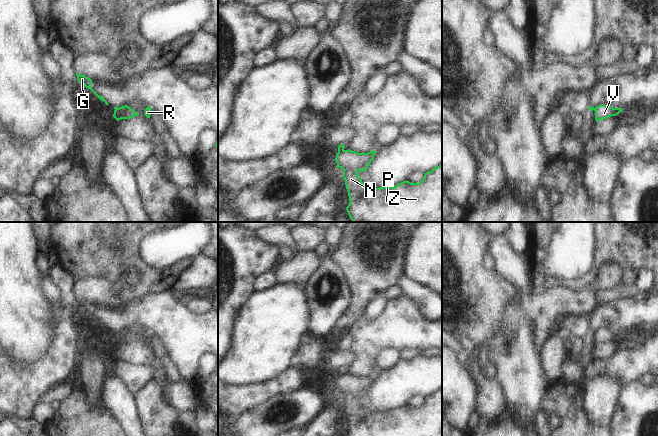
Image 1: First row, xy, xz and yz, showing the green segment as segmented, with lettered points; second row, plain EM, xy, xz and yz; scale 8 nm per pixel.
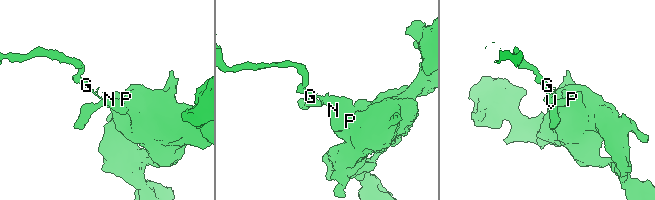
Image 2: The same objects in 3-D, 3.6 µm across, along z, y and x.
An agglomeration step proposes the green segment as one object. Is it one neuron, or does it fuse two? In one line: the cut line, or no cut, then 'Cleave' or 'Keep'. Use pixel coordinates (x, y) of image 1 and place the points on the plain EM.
Split along xz (344, 374), (338, 376). Cleave

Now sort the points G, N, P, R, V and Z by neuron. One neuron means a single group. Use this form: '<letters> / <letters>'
G / N P R V Z

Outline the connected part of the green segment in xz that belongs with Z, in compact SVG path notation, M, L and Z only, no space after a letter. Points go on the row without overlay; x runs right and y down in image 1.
M348 373L336 378L350 425L347 436L442 436L442 388L424 397L419 407L406 404L395 411L369 412L357 396L368 392L375 377Z

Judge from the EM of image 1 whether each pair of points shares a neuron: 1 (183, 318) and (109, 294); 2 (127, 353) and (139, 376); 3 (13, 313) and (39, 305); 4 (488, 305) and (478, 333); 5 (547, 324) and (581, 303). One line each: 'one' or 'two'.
1: two
2: two
3: one
4: one
5: one

